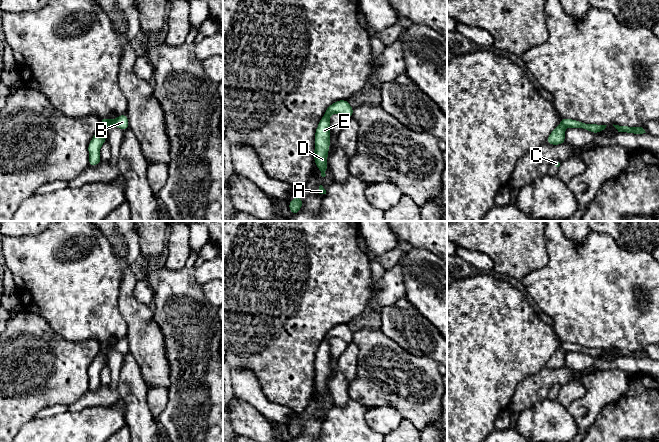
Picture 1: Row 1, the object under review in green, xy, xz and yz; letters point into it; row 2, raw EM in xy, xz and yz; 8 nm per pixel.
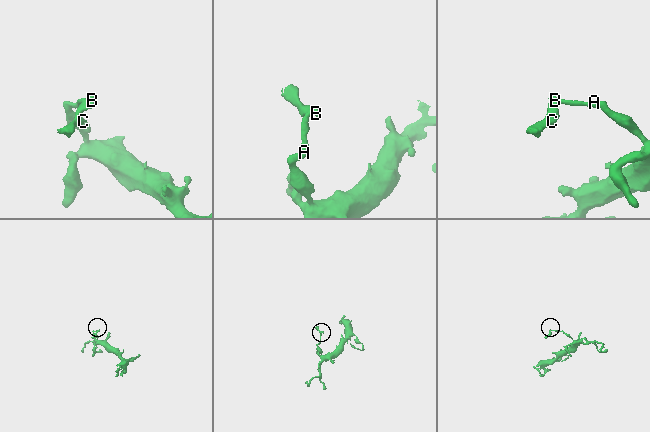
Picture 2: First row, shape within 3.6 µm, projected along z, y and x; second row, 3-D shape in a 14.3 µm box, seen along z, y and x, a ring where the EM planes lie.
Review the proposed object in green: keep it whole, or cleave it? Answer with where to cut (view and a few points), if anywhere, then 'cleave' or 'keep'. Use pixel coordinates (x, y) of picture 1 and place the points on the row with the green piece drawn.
cut yz (561, 122), (565, 127); cleave

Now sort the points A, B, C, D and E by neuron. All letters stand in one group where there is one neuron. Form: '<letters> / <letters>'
A D E / B C

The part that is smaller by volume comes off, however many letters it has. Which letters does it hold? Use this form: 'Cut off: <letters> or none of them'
Cut off: B, C

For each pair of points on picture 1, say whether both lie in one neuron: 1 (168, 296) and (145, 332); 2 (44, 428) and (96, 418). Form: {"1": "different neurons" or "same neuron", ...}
{"1": "different neurons", "2": "same neuron"}

